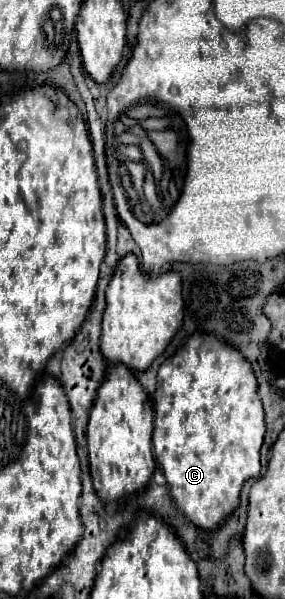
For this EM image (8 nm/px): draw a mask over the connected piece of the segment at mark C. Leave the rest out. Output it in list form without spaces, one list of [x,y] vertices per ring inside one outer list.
[[[193,334],[185,346],[181,350],[177,350],[171,358],[167,358],[157,372],[157,390],[155,390],[155,430],[153,430],[153,452],[155,452],[155,460],[161,466],[167,484],[171,486],[171,494],[173,500],[177,502],[179,510],[199,528],[203,530],[215,530],[237,506],[239,506],[239,492],[243,488],[243,484],[249,478],[257,478],[259,476],[259,450],[263,444],[263,436],[265,436],[265,422],[263,422],[263,406],[261,406],[261,398],[257,394],[257,378],[255,372],[249,364],[249,360],[239,352],[239,348],[227,344],[225,340],[219,340],[215,334]]]

